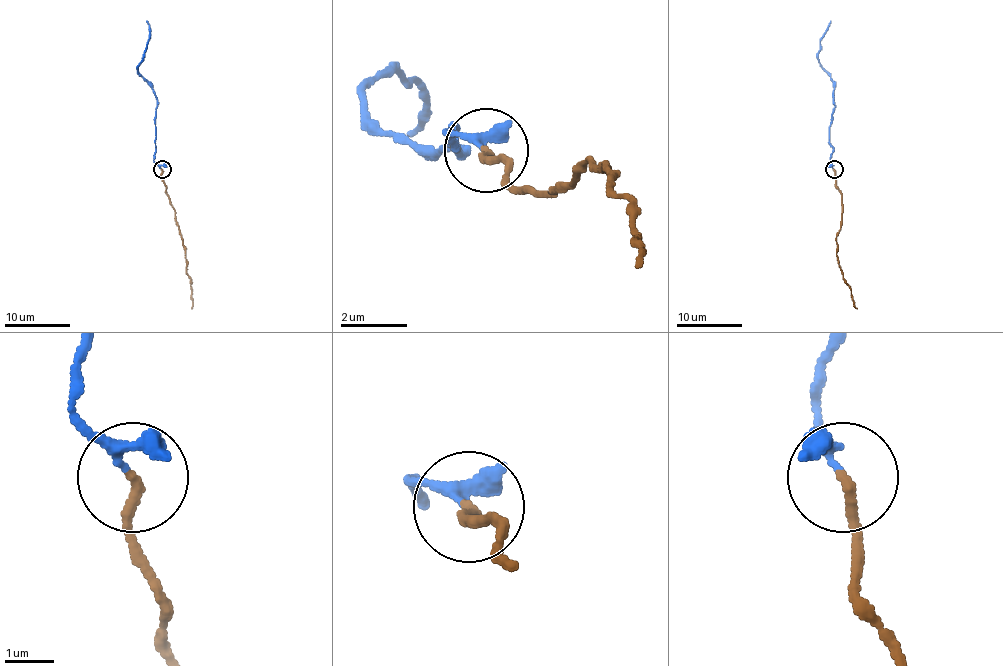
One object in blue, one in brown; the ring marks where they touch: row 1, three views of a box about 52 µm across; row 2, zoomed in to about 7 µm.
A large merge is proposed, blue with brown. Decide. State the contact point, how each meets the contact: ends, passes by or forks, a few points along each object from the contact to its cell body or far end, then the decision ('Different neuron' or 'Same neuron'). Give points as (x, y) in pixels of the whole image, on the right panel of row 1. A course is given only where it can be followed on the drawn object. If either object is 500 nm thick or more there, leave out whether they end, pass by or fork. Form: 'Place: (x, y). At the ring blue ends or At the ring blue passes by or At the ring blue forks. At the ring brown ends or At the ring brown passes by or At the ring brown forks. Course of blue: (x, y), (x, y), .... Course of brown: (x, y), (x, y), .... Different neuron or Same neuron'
Place: (834, 169). At the ring blue passes by. At the ring brown ends. Course of blue: (834, 169), (829, 126), (834, 95), (832, 79), (818, 60), (819, 42), (831, 21). Course of brown: (834, 169), (842, 210), (836, 237), (836, 256), (857, 309). Same neuron

